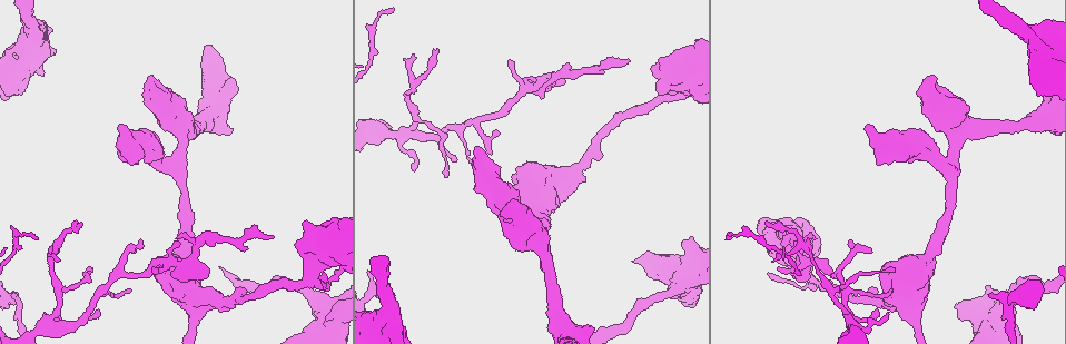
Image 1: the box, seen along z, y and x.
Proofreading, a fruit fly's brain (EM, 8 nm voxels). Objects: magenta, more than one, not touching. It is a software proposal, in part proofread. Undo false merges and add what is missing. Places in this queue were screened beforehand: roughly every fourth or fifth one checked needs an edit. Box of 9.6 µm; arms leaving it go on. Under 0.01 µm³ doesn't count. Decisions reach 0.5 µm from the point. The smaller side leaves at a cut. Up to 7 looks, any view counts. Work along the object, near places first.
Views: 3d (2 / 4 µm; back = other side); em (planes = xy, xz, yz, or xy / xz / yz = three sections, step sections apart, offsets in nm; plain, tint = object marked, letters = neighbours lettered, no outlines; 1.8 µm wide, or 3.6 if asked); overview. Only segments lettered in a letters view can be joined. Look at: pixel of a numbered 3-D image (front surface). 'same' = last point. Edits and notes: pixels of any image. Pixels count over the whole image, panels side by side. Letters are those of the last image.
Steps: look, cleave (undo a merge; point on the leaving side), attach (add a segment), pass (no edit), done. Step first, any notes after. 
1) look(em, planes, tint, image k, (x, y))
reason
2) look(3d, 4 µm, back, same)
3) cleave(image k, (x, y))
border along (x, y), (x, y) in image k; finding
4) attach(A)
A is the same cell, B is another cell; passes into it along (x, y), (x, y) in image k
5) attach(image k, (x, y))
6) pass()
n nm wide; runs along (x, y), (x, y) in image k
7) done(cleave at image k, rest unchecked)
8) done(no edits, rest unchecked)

look(em, planes, plain, image 1, (629, 60))
thin end

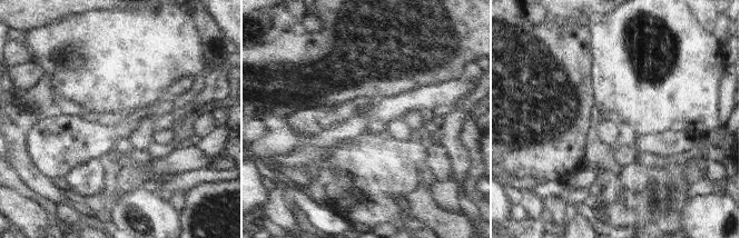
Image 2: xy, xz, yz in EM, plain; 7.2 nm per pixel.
look(em, planes, letters, same)
what lies round it

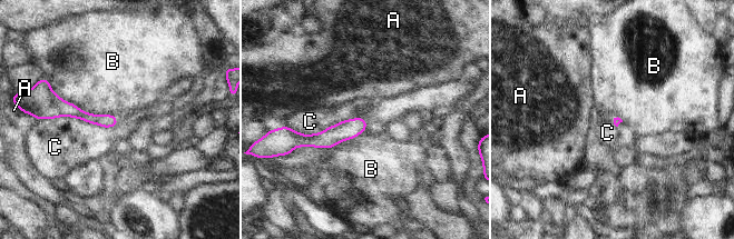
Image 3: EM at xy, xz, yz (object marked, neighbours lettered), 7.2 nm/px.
pass()
A, B and C are other cells; runs along (50, 110), (72, 110), (114, 122) in image 3; none of them fits

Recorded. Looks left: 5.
look(em, planes, plain, image 1, (143, 95))
free end

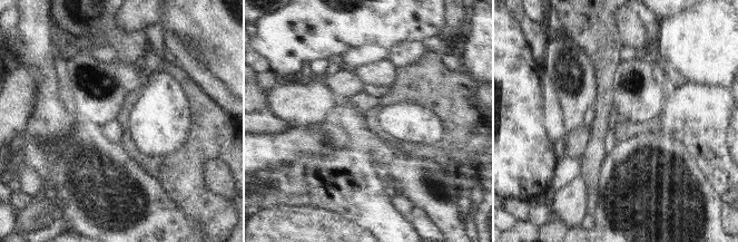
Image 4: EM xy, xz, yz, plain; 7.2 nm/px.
look(em, planes, tint, same)

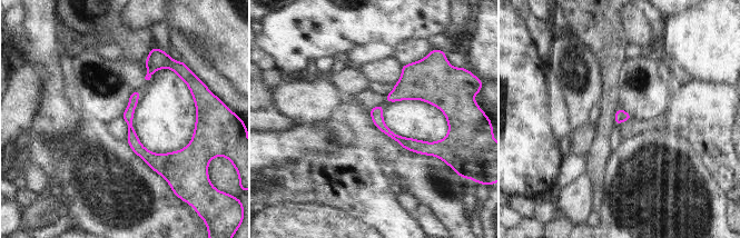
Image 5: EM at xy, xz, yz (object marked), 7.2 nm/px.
look(em, planes, letters, same)
see the neighbours

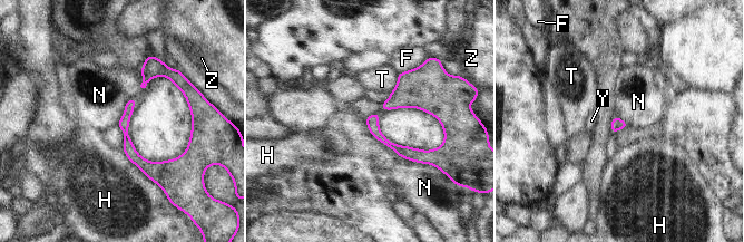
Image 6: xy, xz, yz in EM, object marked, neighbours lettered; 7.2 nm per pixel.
pass()
F, H, N, T, Y and Z are other cells; none of them fits

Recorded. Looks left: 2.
look(em, planes, tint, image 1, (399, 134))
three arms meet

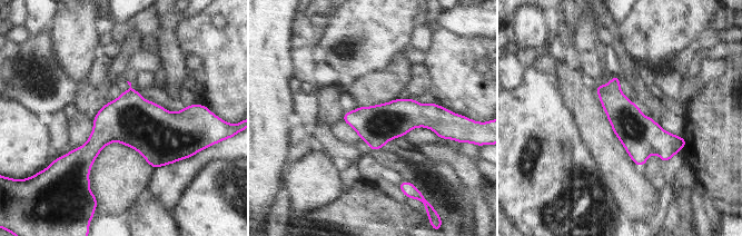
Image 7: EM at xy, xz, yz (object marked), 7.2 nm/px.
look(em, planes, letters, same)
what lies round it

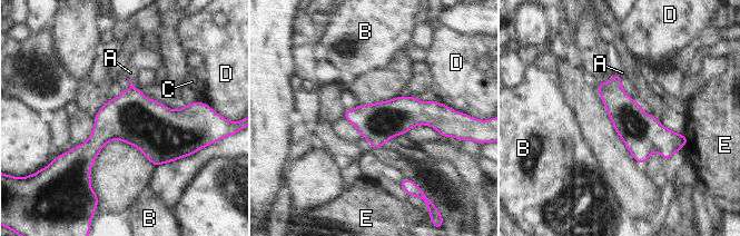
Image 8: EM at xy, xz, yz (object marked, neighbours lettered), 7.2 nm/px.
attach(A)
D touches over 130 nm; A is the same cell, B, C, D and E are other cells; passes into it along (132, 118), (131, 85), (130, 72) in image 8; it goes on there

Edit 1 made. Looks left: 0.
done(attach at image 8, rest unchecked)

